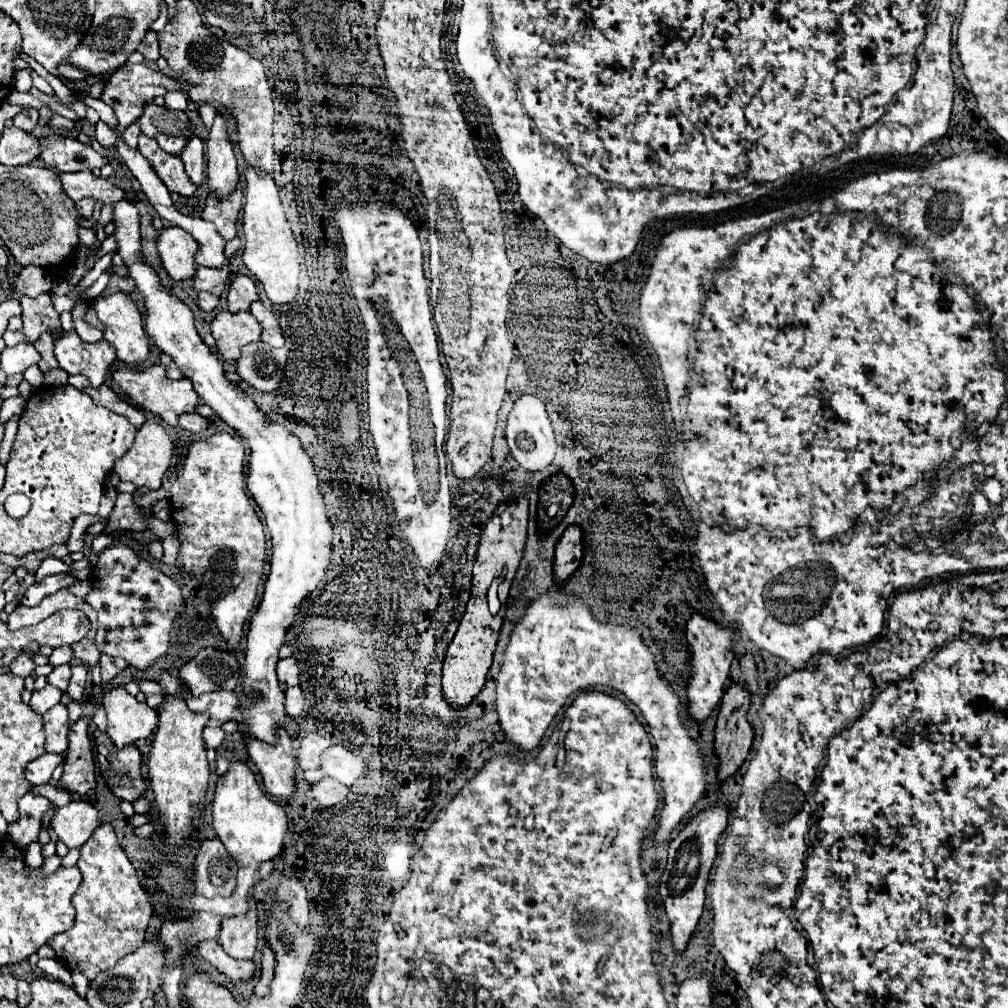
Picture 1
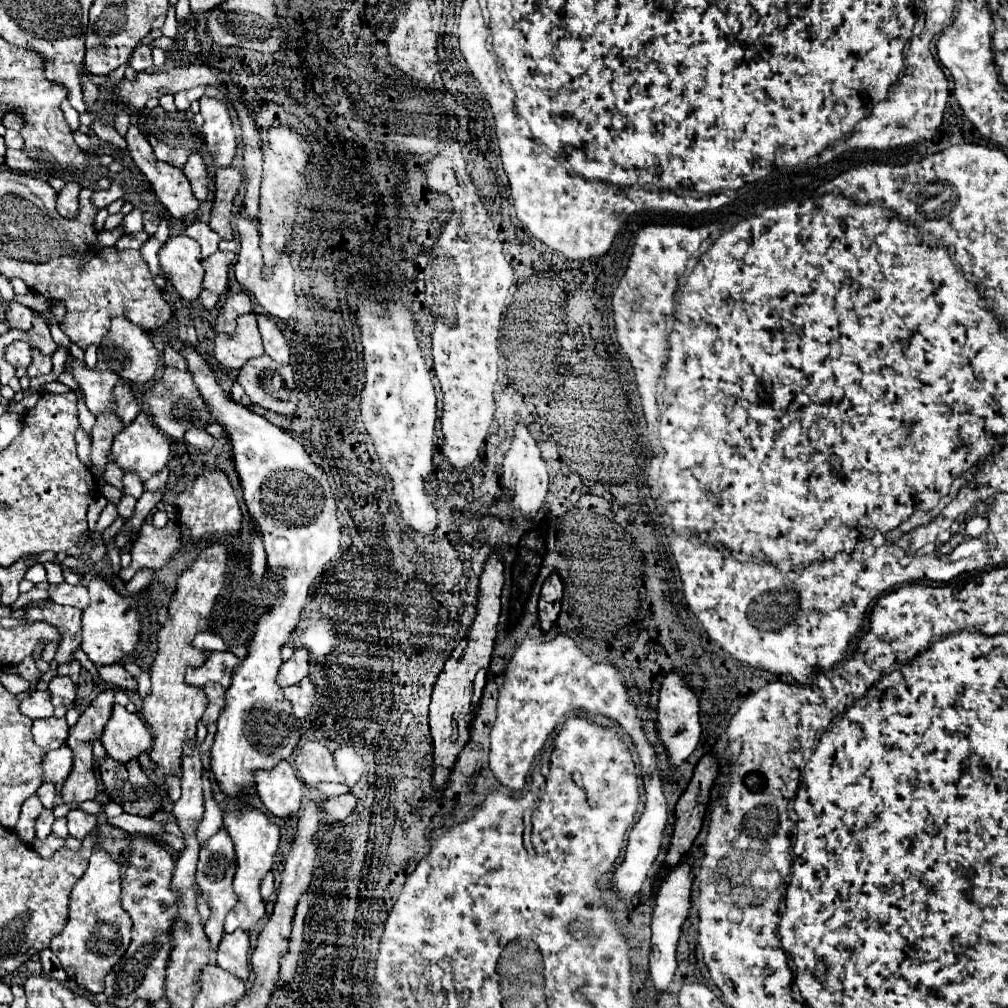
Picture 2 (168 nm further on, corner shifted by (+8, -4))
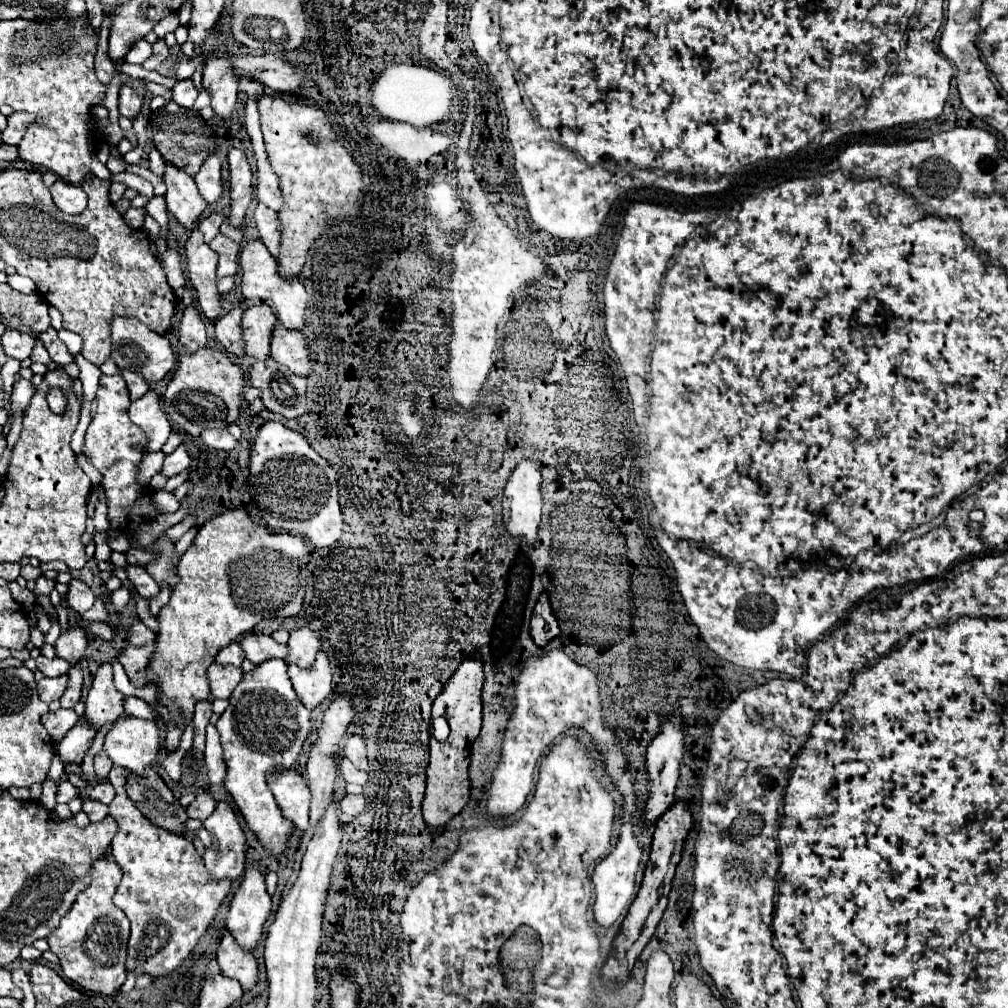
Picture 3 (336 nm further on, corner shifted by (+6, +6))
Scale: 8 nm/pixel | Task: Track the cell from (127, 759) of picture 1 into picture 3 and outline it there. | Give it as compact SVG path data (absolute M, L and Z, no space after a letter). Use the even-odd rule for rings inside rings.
M152 768L150 776L130 774L126 790L150 822L170 830L172 834L186 834L186 810L180 806L180 802L176 802L172 790Z

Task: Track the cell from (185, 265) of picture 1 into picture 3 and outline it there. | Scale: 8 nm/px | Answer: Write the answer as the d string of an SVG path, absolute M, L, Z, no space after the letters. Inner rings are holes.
M198 230L190 232L190 238L184 246L186 264L188 264L188 278L198 294L198 304L204 316L210 322L216 322L222 316L222 302L216 288L216 266L218 254L210 250Z

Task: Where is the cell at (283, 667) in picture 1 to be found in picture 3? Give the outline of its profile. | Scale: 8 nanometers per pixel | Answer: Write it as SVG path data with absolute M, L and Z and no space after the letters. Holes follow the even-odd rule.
M298 628L290 632L288 640L288 664L296 664L300 668L310 668L314 664L314 656L320 650L320 638L310 628Z

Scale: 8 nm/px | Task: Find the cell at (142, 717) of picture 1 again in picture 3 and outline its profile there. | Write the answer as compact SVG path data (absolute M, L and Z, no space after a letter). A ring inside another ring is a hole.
M120 716L106 734L104 752L116 766L144 776L144 770L156 762L160 752L160 728L156 722Z

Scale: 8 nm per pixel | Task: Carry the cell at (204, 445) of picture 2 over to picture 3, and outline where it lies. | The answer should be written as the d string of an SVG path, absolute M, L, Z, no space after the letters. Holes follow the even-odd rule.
M204 430L202 432L202 442L210 448L230 452L236 446L236 438L228 430Z

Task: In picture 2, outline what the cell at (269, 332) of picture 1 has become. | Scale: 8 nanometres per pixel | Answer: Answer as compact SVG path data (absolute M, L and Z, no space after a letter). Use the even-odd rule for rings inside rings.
M258 316L258 328L264 340L264 352L274 358L278 364L288 364L290 362L290 352L288 352L288 344L282 336L282 332L278 330L278 326L268 318L268 316Z

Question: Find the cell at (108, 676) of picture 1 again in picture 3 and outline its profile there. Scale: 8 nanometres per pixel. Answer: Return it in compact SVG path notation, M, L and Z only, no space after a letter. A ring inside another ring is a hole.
M128 644L120 654L118 654L118 662L124 666L130 682L134 686L144 686L148 684L146 678L146 666L150 664L154 652L154 644L146 644L146 646L134 646Z

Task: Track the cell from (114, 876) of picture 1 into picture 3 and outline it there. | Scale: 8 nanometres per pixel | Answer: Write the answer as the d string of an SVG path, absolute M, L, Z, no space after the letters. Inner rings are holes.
M108 858L94 862L92 884L82 890L72 910L60 920L60 926L46 938L50 950L60 958L64 976L82 990L114 996L126 978L126 946L130 934L130 922L126 914L114 906L112 896L122 880L120 866Z

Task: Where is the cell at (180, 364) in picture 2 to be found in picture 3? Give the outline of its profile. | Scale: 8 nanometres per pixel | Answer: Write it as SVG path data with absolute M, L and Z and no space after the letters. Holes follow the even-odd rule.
M194 304L186 306L184 318L180 322L180 344L184 344L190 352L206 346L206 324L202 320L202 314Z

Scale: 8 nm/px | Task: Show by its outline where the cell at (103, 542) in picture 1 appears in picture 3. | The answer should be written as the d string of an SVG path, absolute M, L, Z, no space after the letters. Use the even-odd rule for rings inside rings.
M180 444L172 454L166 456L164 460L164 466L162 466L162 474L164 476L176 476L180 474L182 470L186 470L190 466L190 450L186 444Z

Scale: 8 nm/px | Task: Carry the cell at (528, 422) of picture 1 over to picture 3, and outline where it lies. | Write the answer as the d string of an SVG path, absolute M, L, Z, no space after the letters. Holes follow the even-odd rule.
M522 460L508 478L502 502L502 522L510 538L522 538L534 544L542 516L540 496L540 470L534 462Z

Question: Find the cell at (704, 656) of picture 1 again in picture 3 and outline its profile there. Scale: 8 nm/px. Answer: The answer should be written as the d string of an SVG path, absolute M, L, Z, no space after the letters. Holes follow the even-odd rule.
M672 714L662 724L662 734L658 734L646 752L646 774L648 774L648 790L646 790L646 808L642 814L644 826L654 826L656 820L674 804L674 788L678 782L678 766L684 754L684 734L682 734L682 716Z

